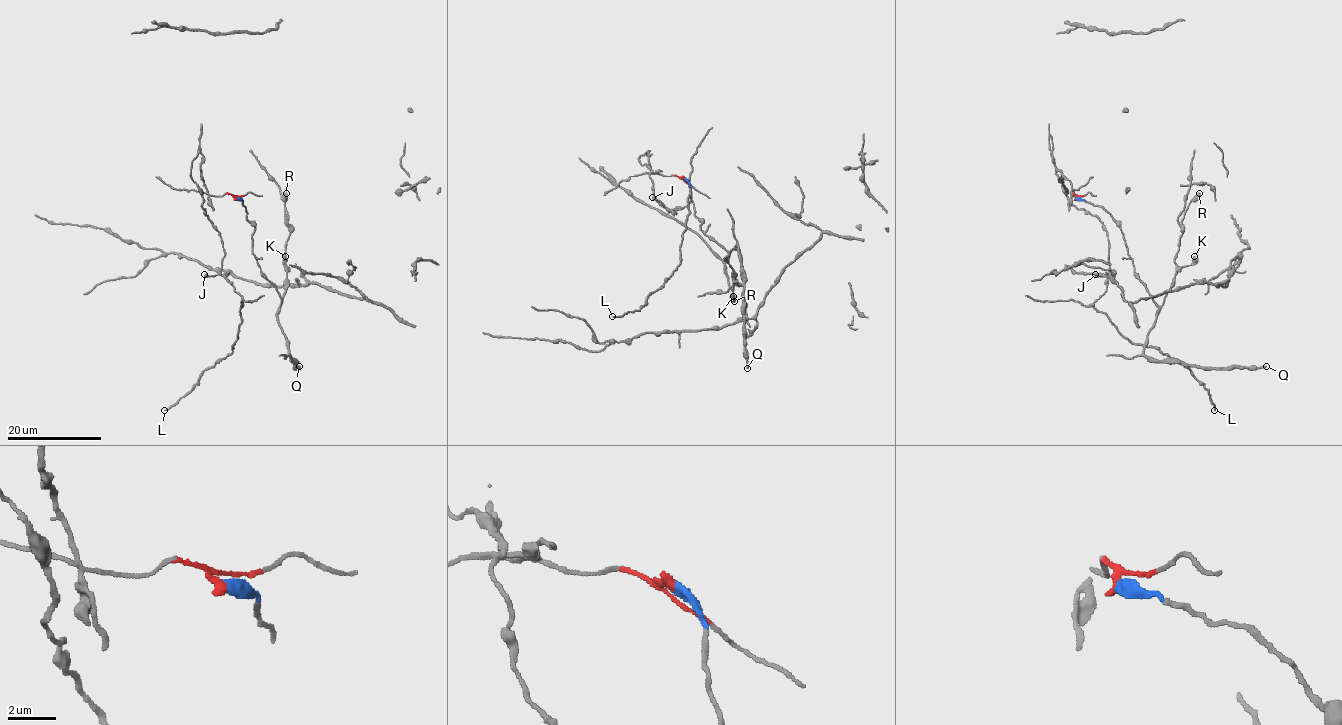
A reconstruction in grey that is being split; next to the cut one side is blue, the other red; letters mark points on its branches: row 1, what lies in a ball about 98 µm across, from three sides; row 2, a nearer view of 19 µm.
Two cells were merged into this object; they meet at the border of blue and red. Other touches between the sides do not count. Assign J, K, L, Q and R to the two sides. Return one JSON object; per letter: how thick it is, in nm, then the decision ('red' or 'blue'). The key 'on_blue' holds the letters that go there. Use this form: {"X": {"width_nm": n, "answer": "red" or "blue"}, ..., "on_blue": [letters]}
{"J": {"width_nm": 400, "answer": "red"}, "K": {"width_nm": 500, "answer": "blue"}, "L": {"width_nm": 170, "answer": "red"}, "Q": {"width_nm": 280, "answer": "blue"}, "R": {"width_nm": 550, "answer": "blue"}, "on_blue": ["K", "Q", "R"]}

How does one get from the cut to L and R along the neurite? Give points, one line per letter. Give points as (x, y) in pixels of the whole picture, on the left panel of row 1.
L: (236, 198), (207, 193), (199, 153), (190, 176), (241, 323), (230, 353), (164, 410)
R: (236, 197), (254, 227), (252, 254), (276, 288), (280, 305), (290, 227), (286, 193)

